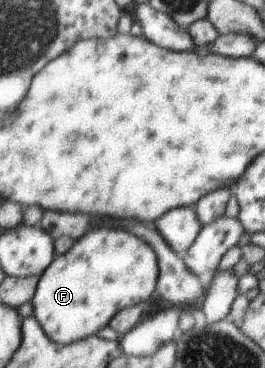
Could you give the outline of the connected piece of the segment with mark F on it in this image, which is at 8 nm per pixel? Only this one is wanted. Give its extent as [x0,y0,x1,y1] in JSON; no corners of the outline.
[30,225,159,346]

